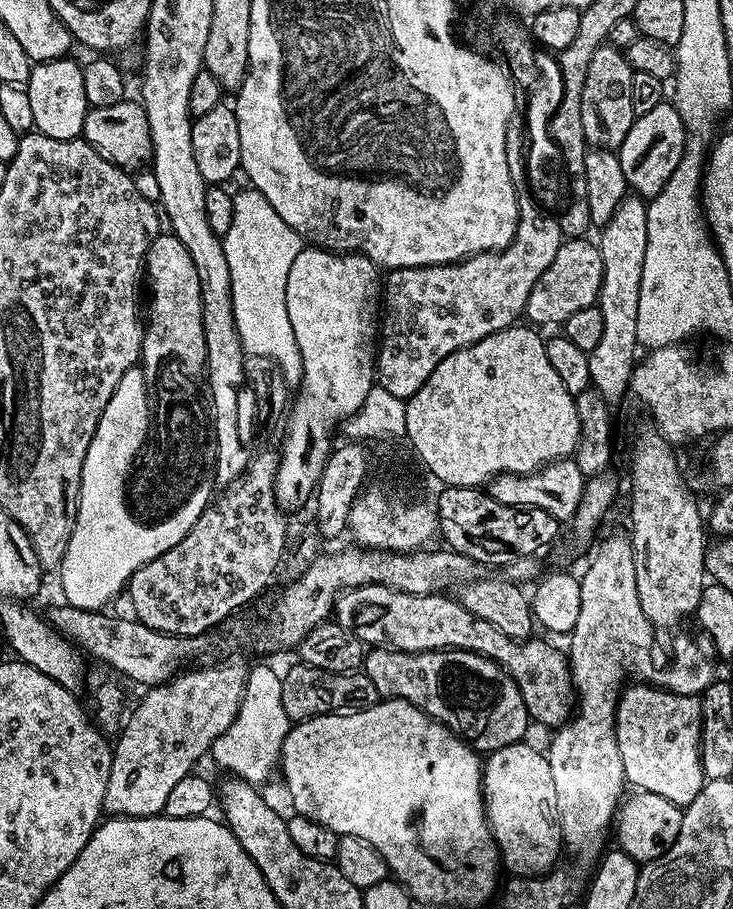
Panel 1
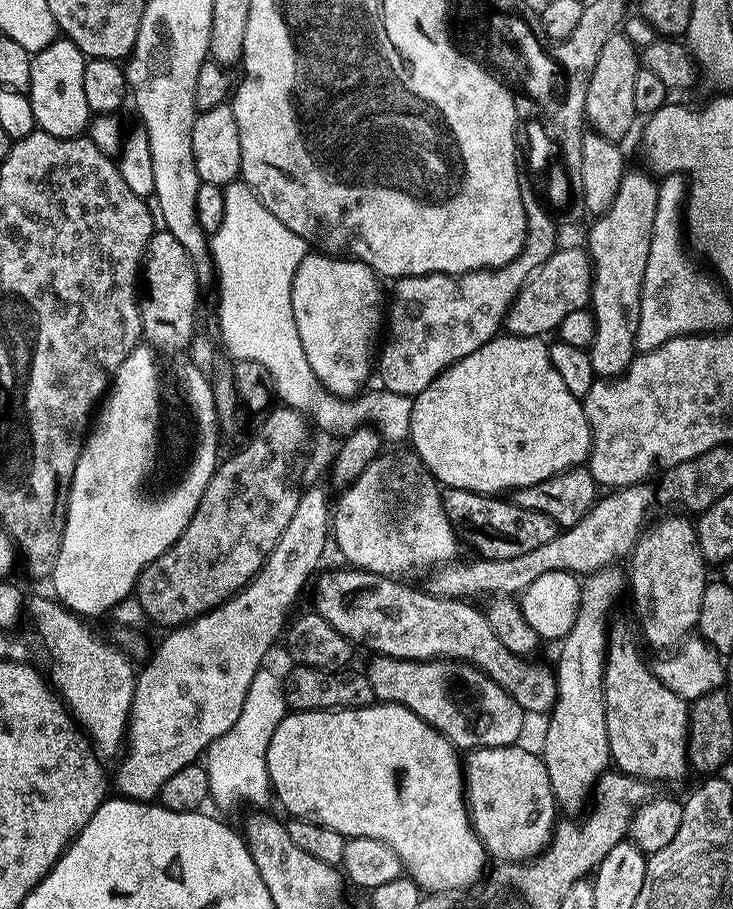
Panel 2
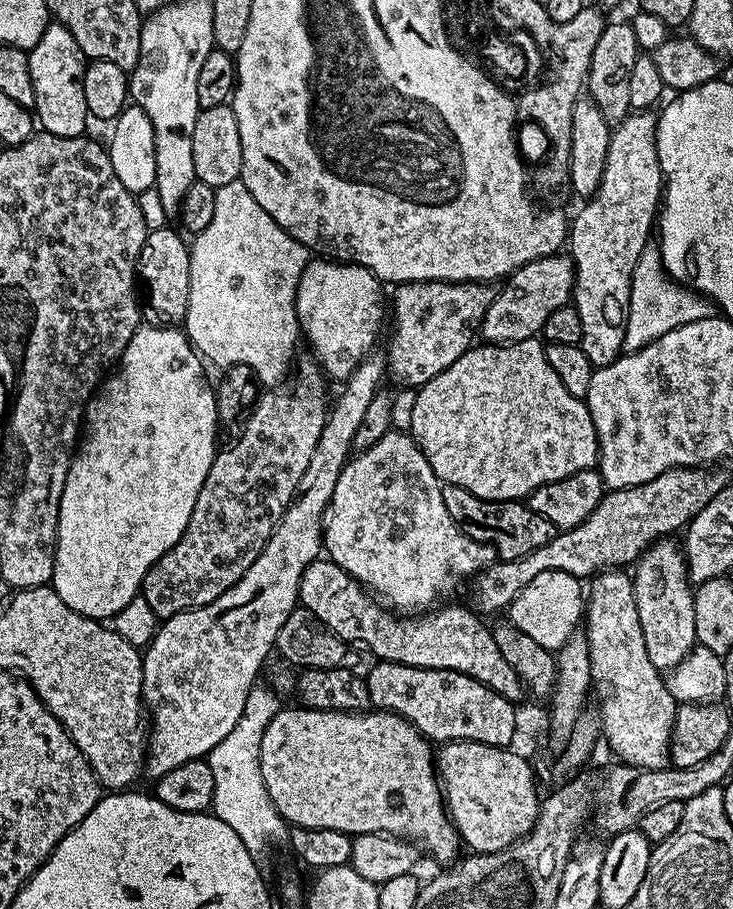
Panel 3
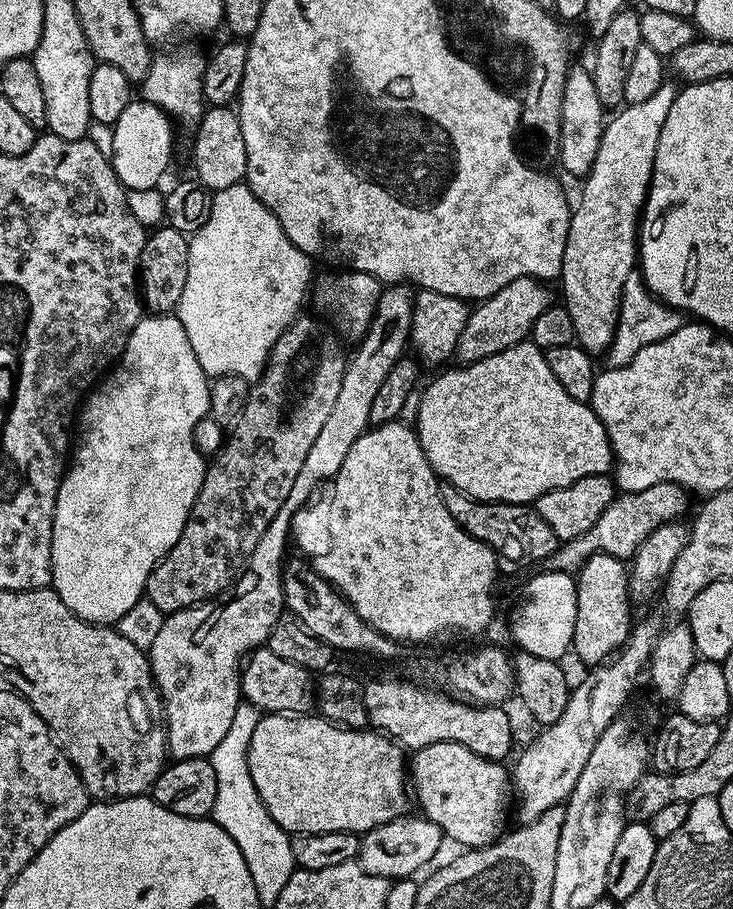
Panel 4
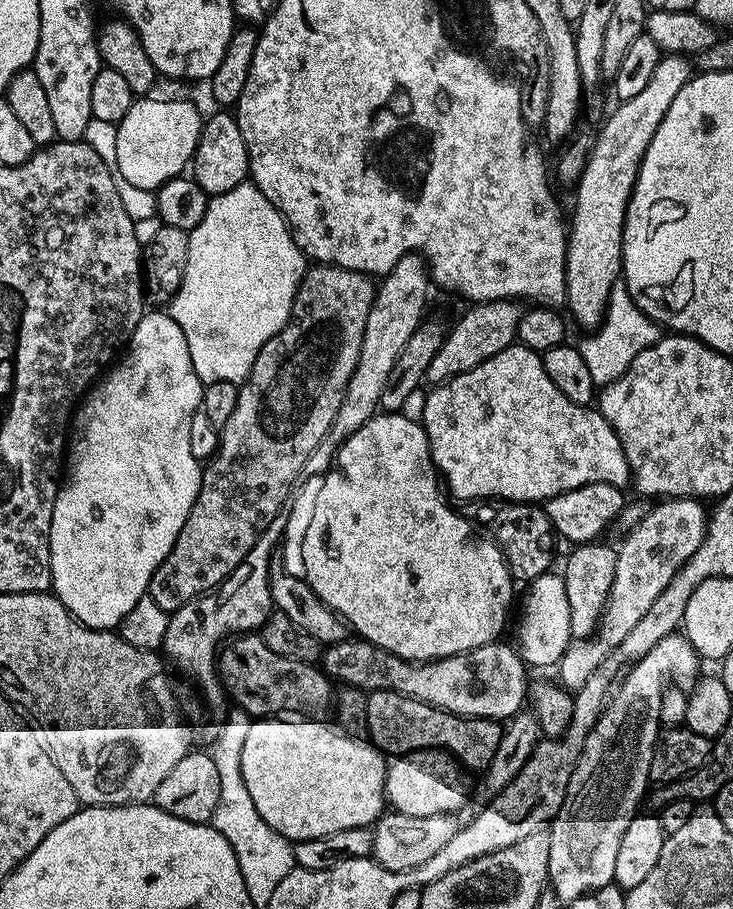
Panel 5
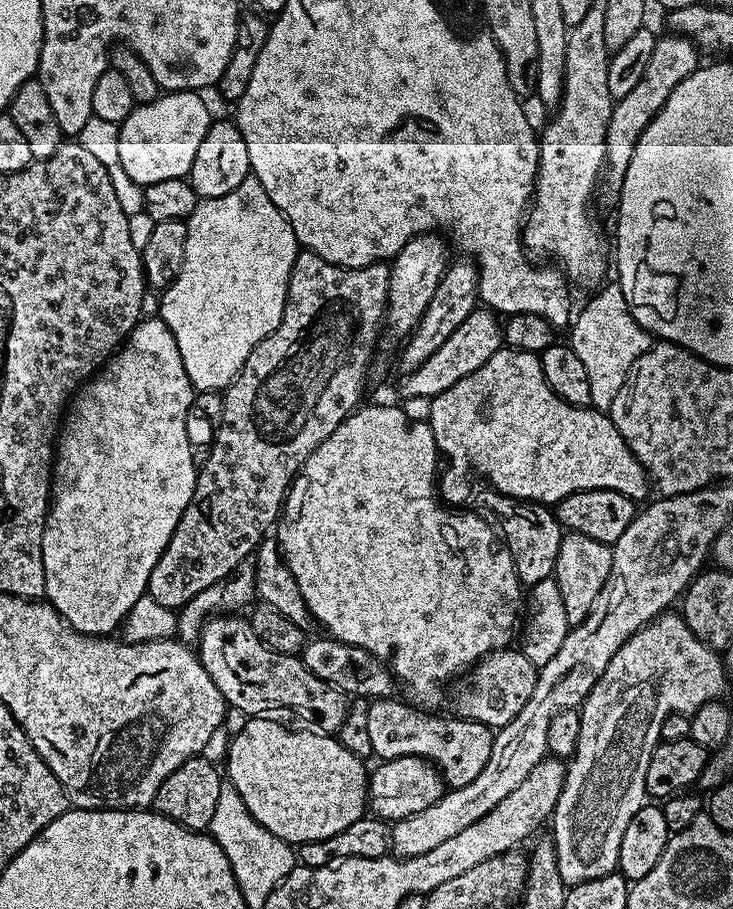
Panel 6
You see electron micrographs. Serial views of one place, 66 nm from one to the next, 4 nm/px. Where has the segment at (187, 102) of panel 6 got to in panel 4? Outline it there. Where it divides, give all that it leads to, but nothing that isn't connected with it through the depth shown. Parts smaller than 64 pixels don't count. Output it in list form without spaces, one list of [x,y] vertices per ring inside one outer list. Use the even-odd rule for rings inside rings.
[[[142,98],[133,99],[122,110],[118,122],[112,125],[112,152],[109,159],[122,185],[127,191],[142,191],[157,187],[174,150],[174,129],[171,117],[160,107],[148,103]]]

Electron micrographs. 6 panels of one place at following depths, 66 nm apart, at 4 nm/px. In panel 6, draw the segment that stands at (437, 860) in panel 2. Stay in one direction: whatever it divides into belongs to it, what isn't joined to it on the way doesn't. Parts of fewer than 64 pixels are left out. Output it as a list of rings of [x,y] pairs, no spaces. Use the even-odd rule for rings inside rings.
[[[248,718],[245,719],[244,725],[231,737],[232,745],[228,748],[228,772],[226,768],[226,780],[234,786],[234,790],[238,790],[238,794],[242,798],[242,802],[246,802],[246,810],[250,810],[250,814],[259,824],[266,826],[266,830],[270,830],[270,834],[274,834],[278,838],[282,838],[286,843],[293,846],[301,844],[309,844],[315,840],[325,840],[334,834],[342,834],[342,830],[346,830],[346,826],[354,826],[354,822],[358,822],[368,808],[368,778],[369,773],[364,772],[365,761],[359,756],[350,754],[350,750],[346,750],[346,746],[340,744],[339,739],[332,734],[321,734],[315,730],[304,730],[308,732],[291,732],[288,728],[283,728],[276,718]]]

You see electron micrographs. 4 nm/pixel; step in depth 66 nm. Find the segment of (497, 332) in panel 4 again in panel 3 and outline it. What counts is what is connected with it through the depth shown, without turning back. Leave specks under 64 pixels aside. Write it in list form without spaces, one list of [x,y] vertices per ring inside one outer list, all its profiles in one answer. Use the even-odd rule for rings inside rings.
[[[567,255],[547,256],[545,260],[531,260],[503,281],[504,289],[497,291],[490,302],[490,310],[482,318],[478,332],[489,344],[513,344],[539,337],[546,318],[572,299],[572,284],[576,270]]]

